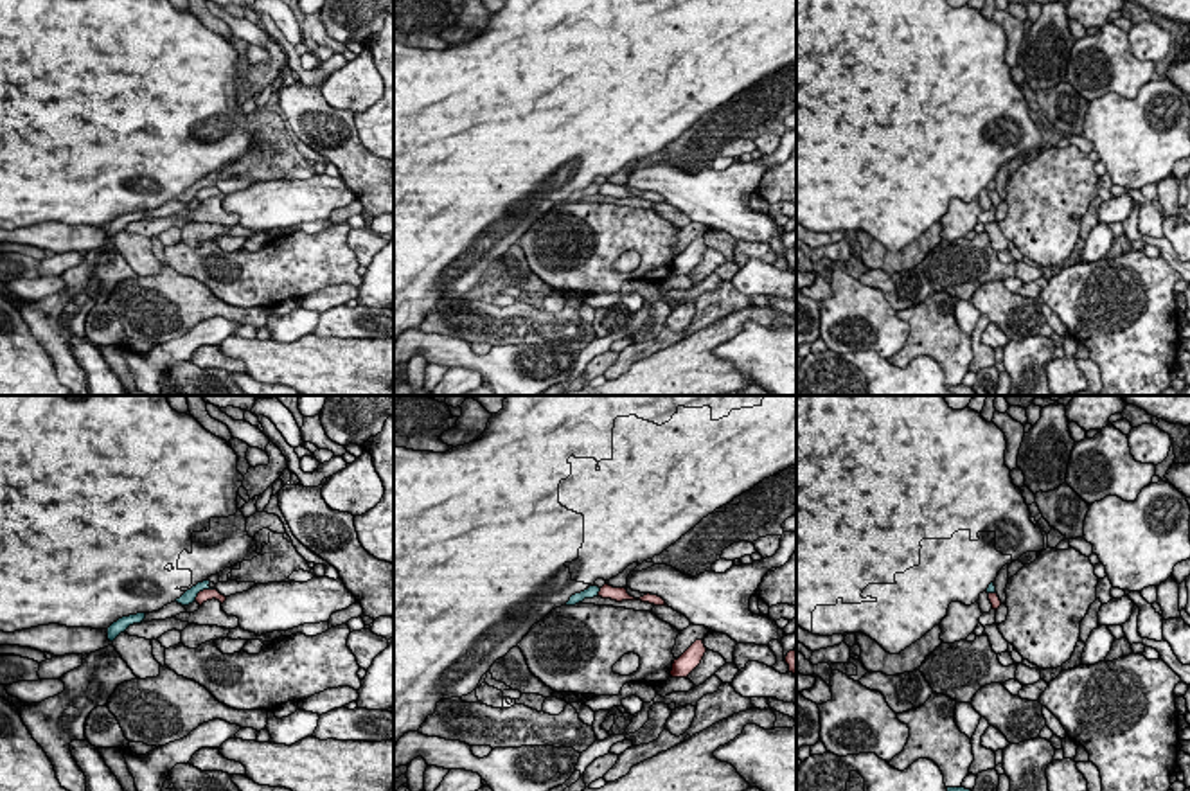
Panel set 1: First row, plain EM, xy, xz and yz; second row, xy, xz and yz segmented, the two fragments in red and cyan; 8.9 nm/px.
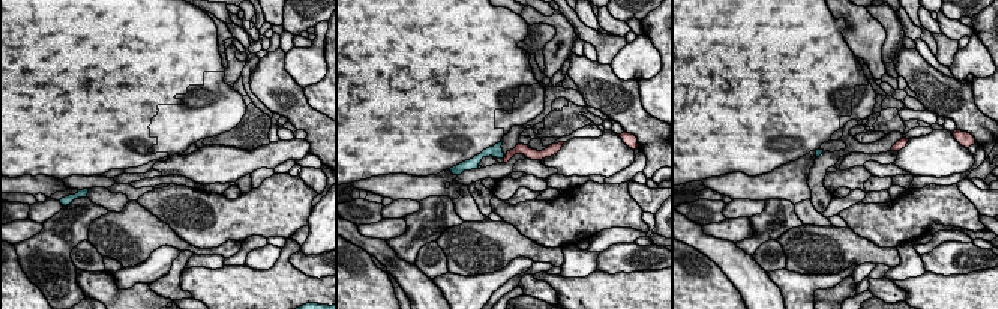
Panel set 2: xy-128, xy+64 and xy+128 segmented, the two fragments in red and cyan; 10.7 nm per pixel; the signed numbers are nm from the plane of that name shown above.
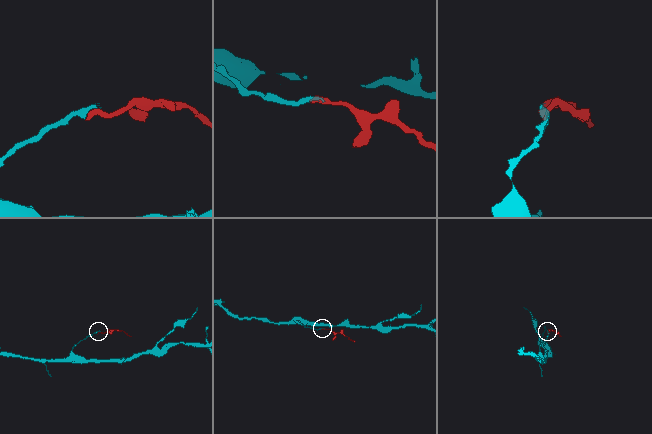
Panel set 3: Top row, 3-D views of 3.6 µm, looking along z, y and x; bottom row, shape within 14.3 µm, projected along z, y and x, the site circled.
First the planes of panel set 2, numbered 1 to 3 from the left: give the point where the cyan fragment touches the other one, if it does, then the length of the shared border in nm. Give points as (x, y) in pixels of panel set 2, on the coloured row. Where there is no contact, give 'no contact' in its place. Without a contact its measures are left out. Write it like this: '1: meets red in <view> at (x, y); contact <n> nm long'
1: no contact
2: no contact
3: no contact

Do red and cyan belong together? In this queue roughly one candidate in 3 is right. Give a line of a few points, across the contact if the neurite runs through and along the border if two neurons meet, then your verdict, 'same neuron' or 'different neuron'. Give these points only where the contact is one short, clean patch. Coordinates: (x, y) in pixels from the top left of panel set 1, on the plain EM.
xy (214, 186), (204, 186), (195, 196) | different neuron

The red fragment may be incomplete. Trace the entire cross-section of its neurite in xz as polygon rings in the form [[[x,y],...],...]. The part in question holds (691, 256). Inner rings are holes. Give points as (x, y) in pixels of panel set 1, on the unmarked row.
[[[696,237],[678,257],[672,261],[672,275],[688,275],[688,271],[701,261],[706,244],[703,237]]]

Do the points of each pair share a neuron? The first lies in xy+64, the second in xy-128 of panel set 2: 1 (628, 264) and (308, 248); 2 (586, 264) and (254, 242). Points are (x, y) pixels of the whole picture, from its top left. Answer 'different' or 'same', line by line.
1: different
2: different

